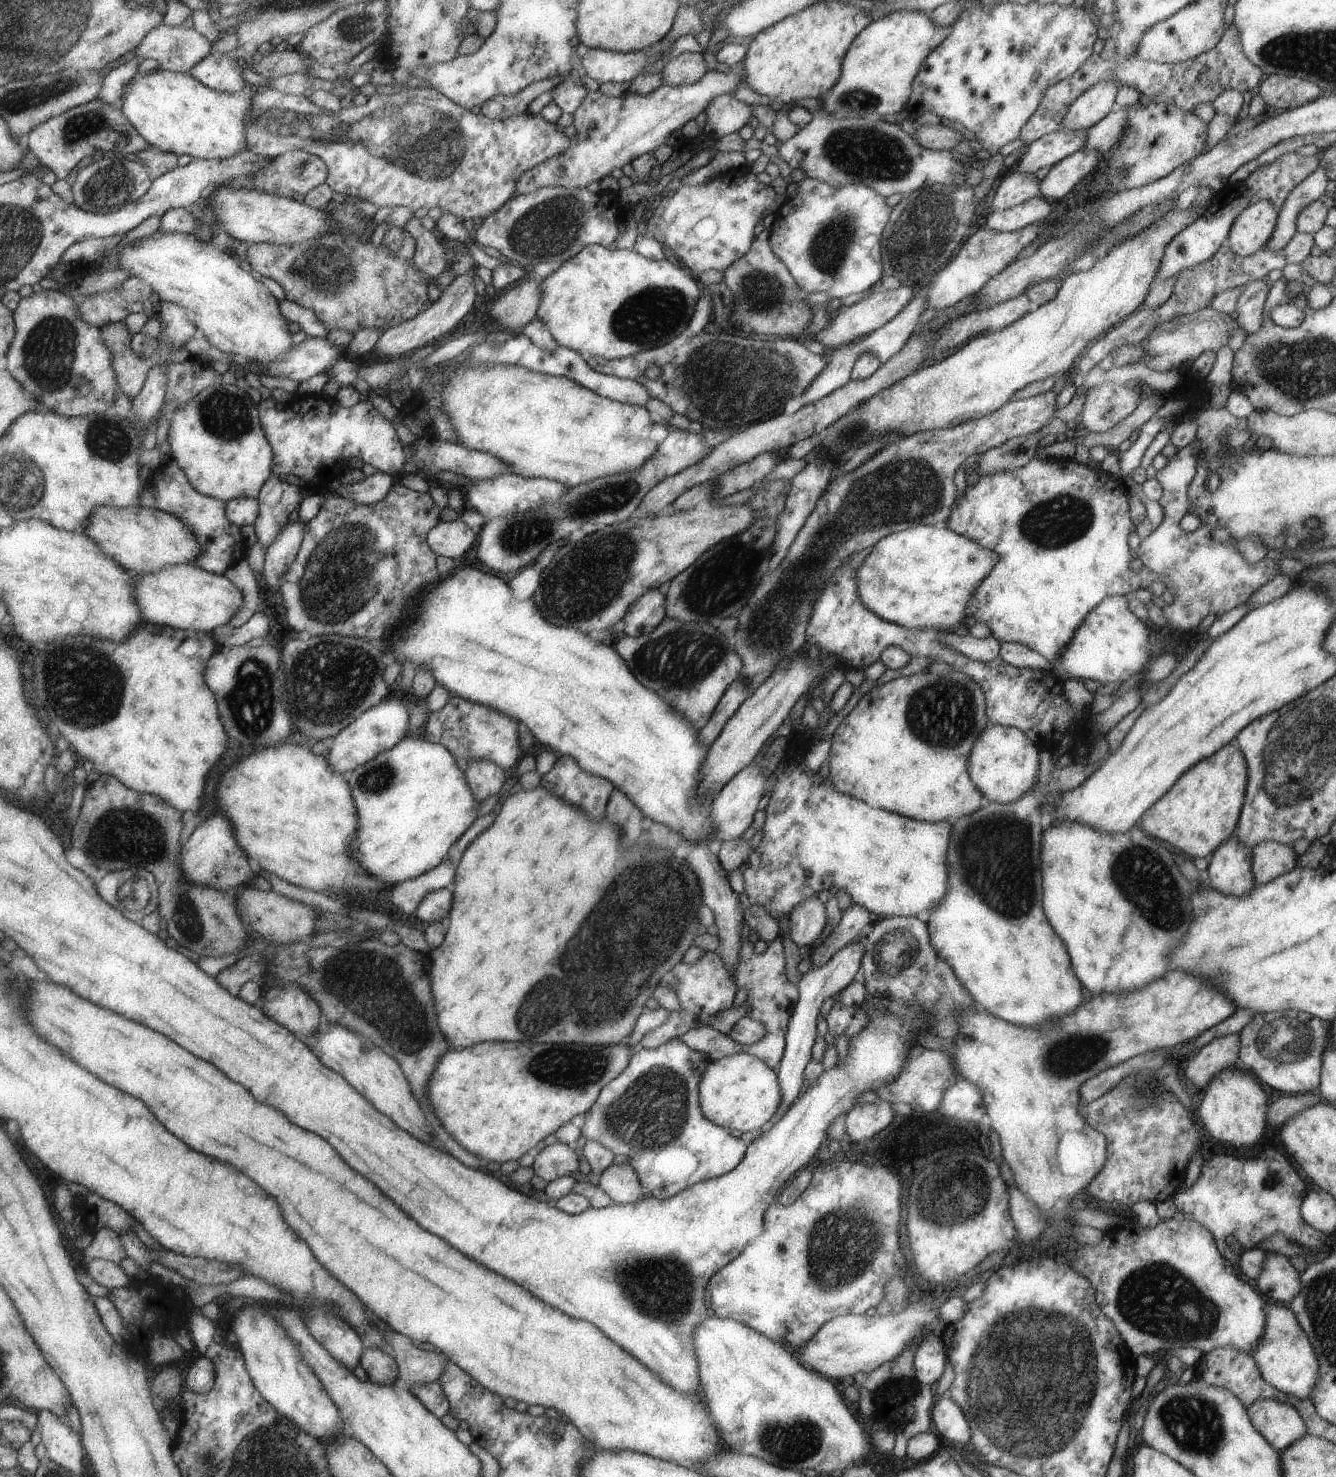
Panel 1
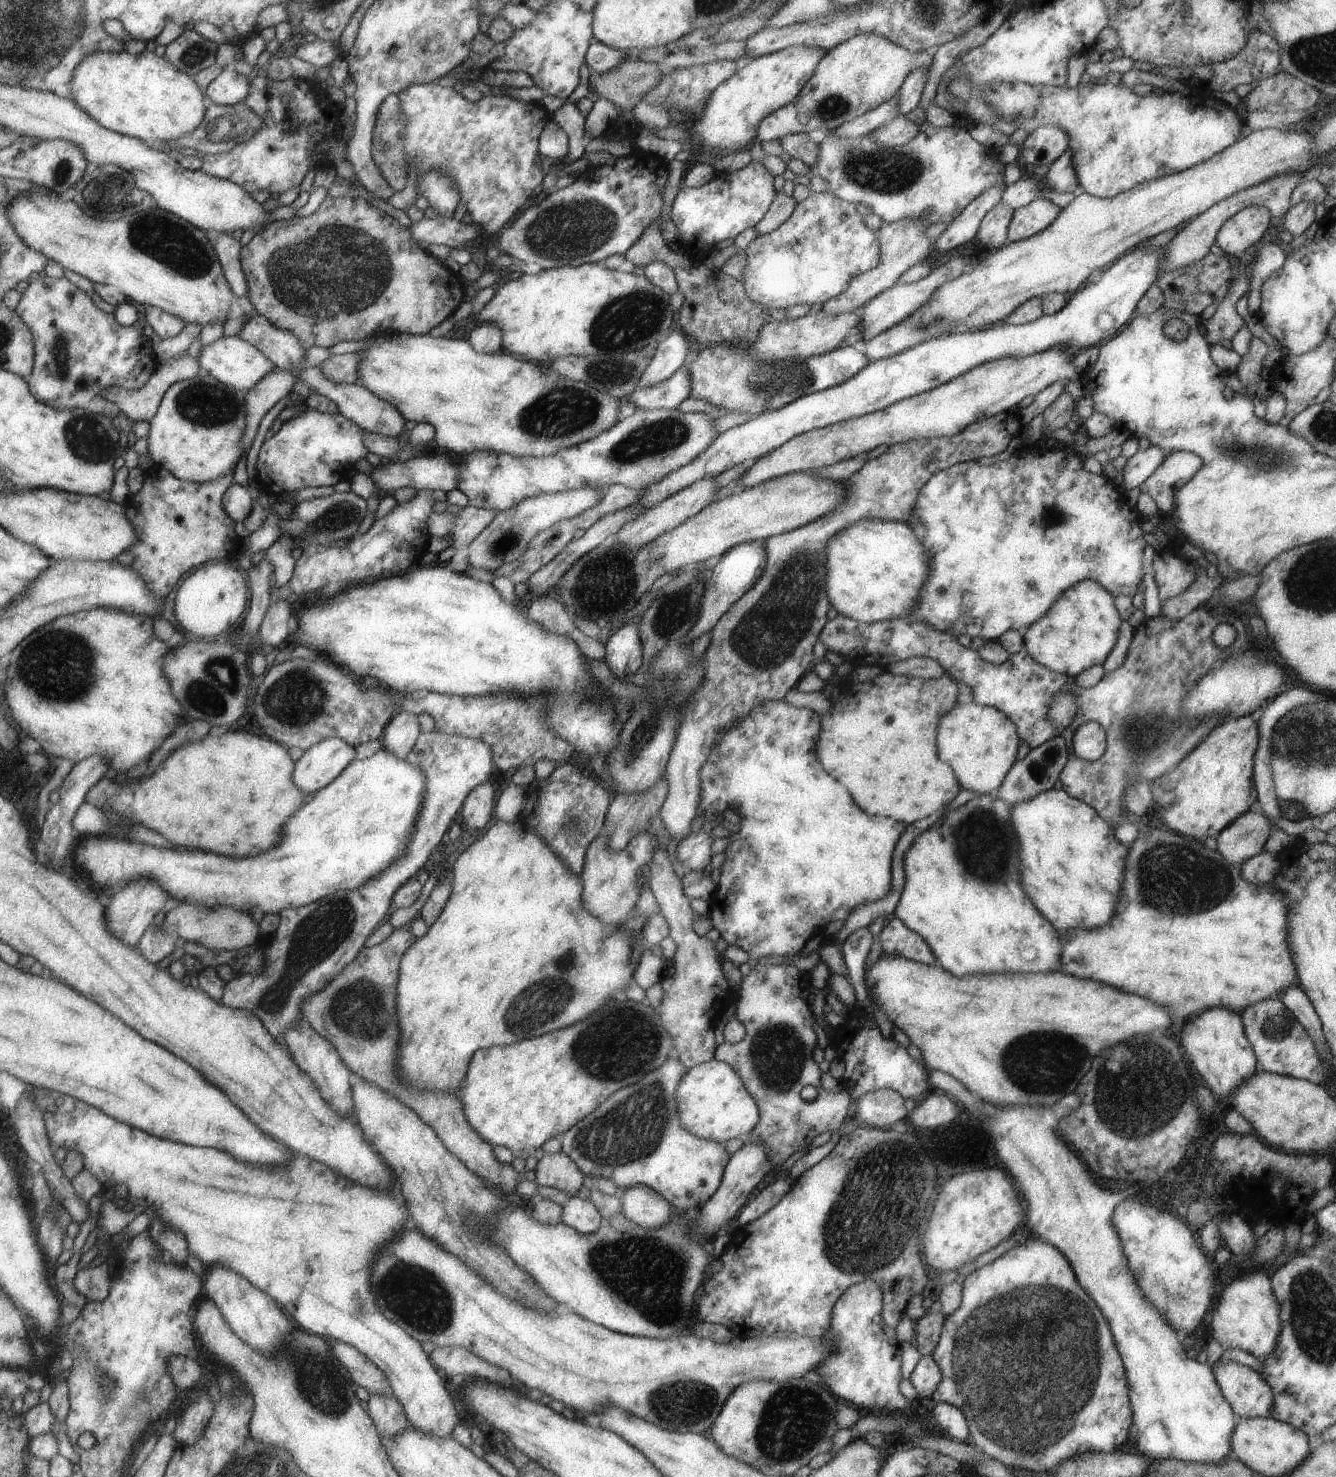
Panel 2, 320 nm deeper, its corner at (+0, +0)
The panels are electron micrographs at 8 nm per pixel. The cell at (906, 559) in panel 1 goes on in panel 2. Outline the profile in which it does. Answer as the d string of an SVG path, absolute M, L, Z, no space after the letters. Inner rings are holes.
M859 519L832 534L824 546L824 589L839 615L860 623L904 617L928 573L924 546L904 522Z

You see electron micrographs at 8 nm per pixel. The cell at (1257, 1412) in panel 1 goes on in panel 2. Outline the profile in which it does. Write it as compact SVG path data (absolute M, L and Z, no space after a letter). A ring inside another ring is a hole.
M1219 1360L1213 1362L1210 1369L1223 1398L1237 1418L1270 1416L1272 1394L1256 1370L1233 1361Z

